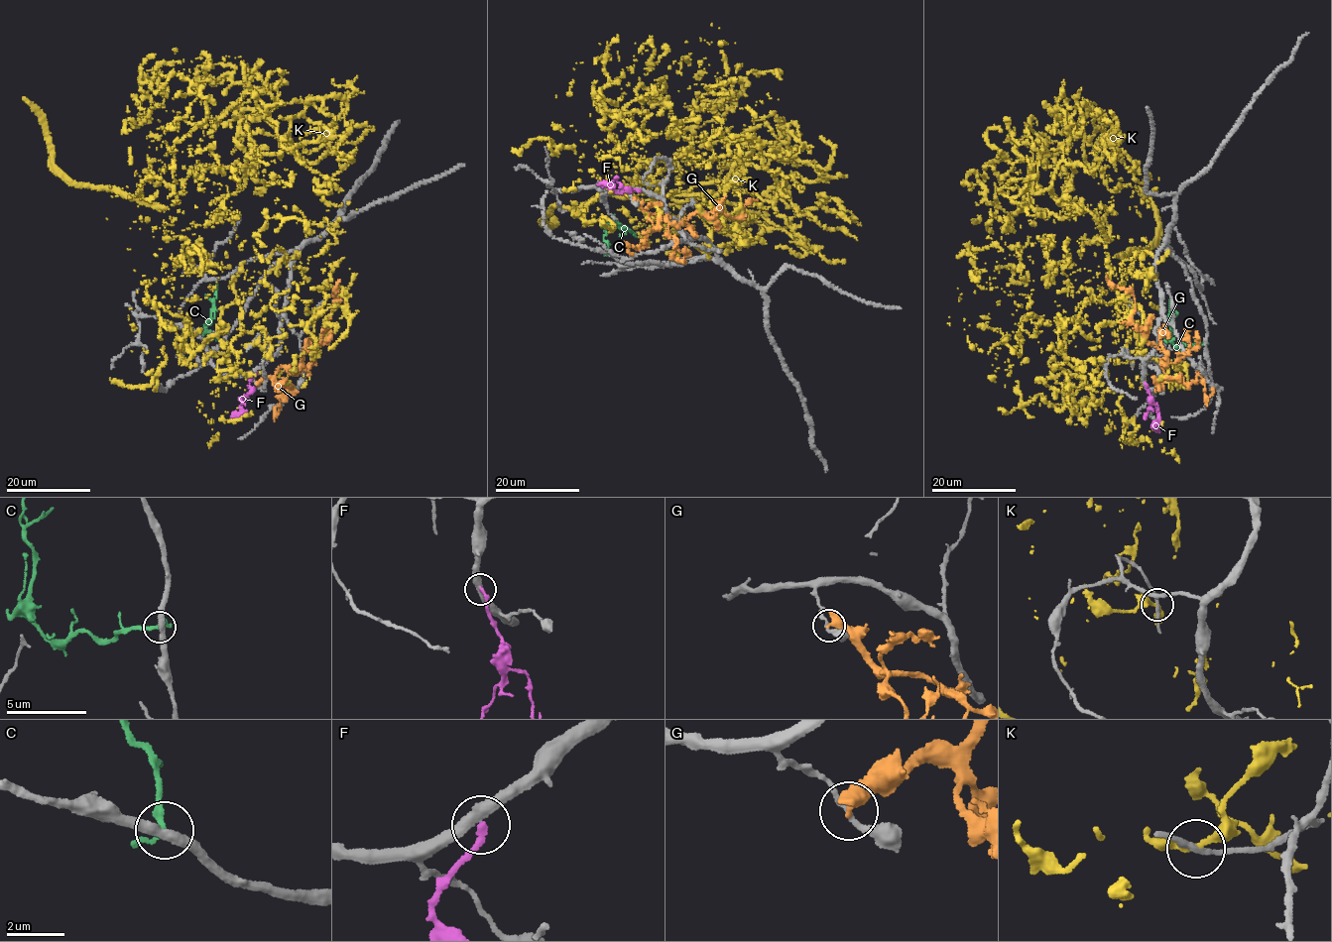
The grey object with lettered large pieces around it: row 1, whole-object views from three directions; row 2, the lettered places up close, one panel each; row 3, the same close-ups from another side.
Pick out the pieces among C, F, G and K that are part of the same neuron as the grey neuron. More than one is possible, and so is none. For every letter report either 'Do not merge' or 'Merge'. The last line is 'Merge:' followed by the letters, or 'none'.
C: Do not merge
F: Do not merge
G: Do not merge
K: Do not merge
Merge: none

